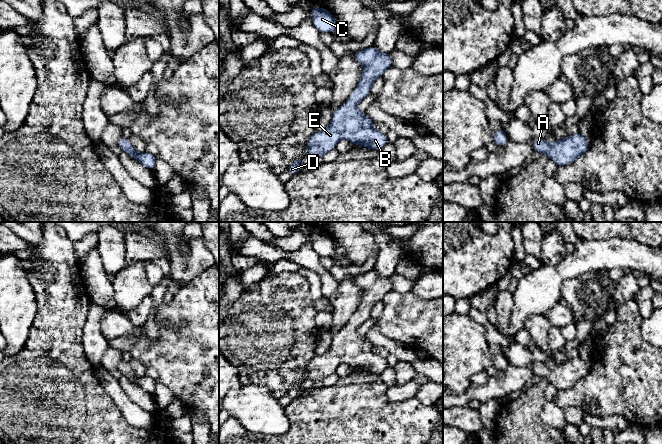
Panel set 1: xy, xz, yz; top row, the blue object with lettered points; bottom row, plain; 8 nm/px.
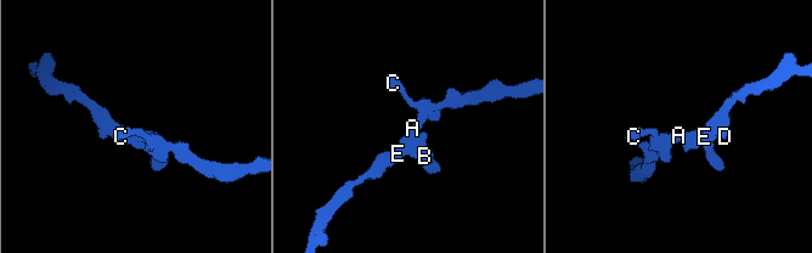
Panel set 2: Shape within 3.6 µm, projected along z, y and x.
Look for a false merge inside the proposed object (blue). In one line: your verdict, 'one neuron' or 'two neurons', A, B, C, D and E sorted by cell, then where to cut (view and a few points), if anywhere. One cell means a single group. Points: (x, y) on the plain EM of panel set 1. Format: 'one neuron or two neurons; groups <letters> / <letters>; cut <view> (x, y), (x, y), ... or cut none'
one neuron; groups A B C D E; cut none

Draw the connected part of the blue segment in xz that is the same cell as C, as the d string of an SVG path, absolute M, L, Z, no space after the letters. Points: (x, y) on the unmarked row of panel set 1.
M313 230L310 237L312 239L312 246L320 257L329 256L333 258L336 256L335 241L329 234Z

